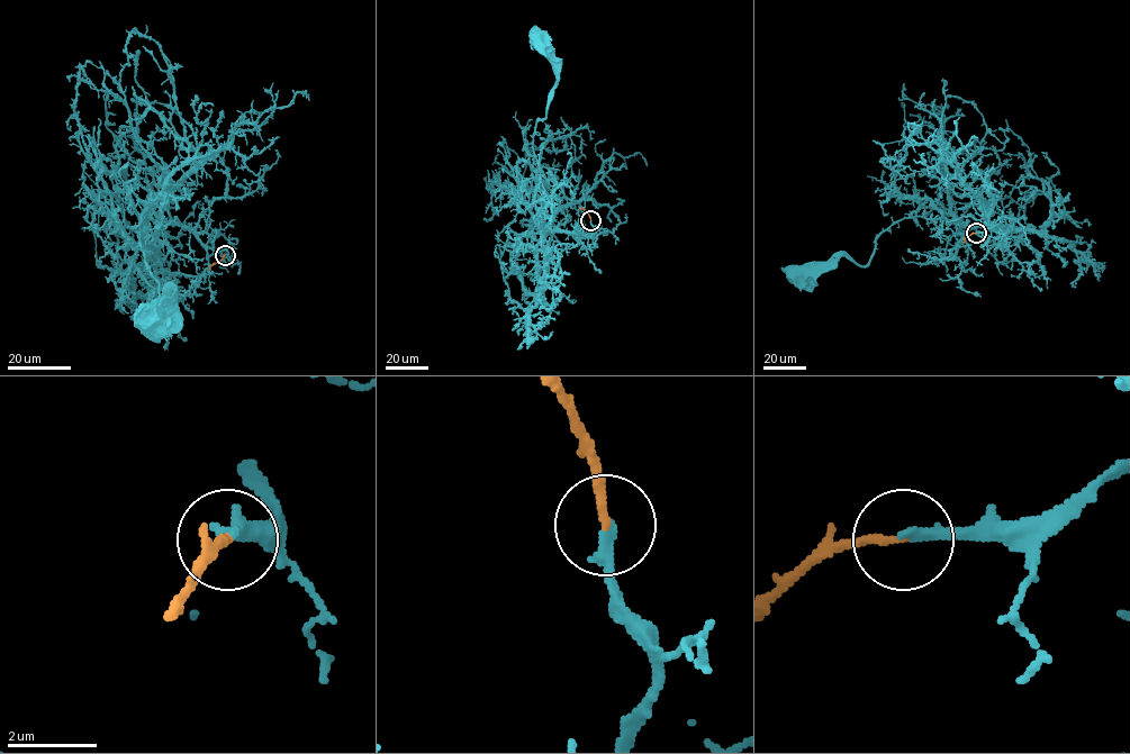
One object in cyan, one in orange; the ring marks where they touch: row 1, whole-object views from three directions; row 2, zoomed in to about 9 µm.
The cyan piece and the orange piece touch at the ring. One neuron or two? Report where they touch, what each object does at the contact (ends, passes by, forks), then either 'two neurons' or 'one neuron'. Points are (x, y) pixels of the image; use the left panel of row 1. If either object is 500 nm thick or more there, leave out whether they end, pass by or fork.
(225, 255) | cyan ends | orange ends | one neuron

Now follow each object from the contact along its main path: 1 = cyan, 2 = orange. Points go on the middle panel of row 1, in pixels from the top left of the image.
1: (590, 220), (584, 237), (539, 226), (543, 171), (533, 138), (558, 82), (539, 38)
2: (590, 220), (580, 207)

